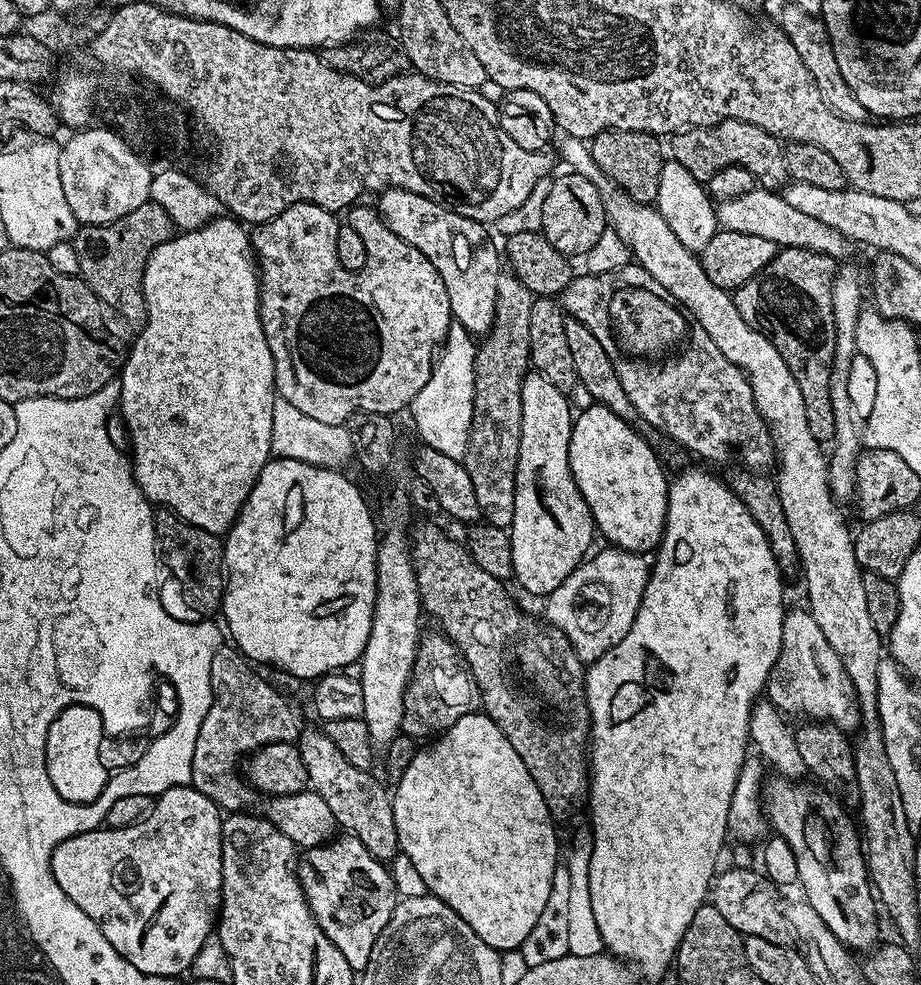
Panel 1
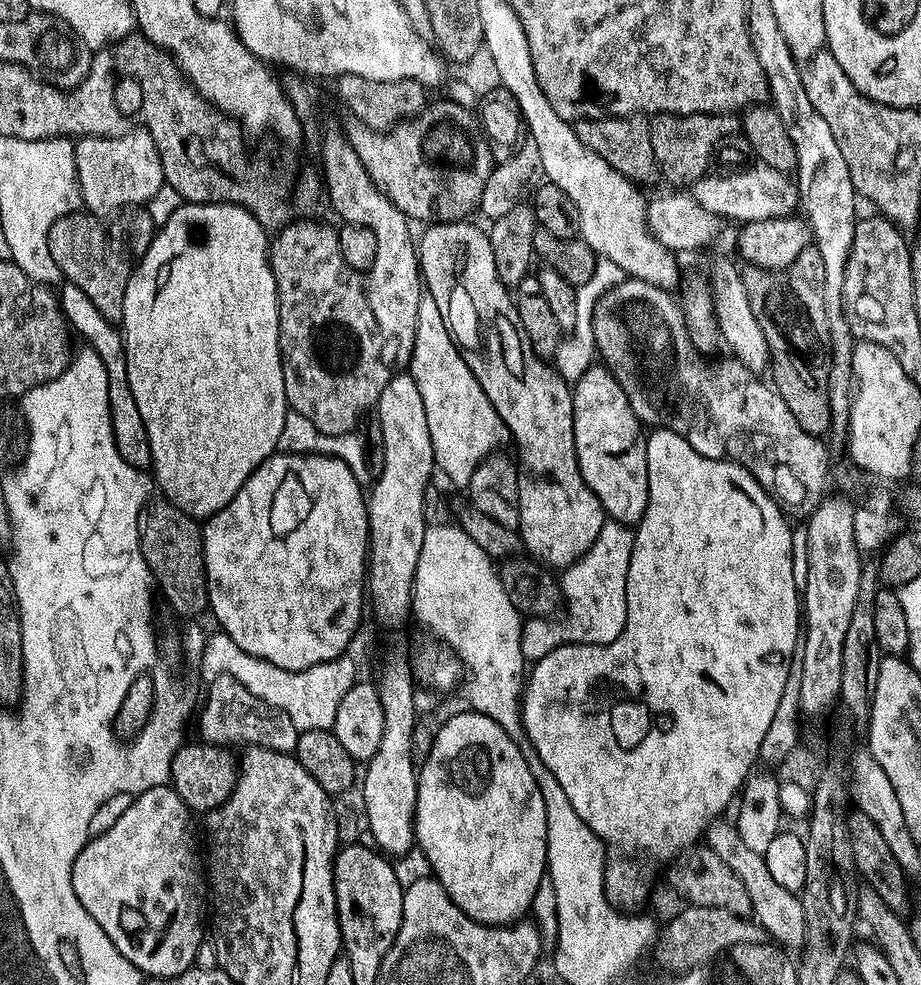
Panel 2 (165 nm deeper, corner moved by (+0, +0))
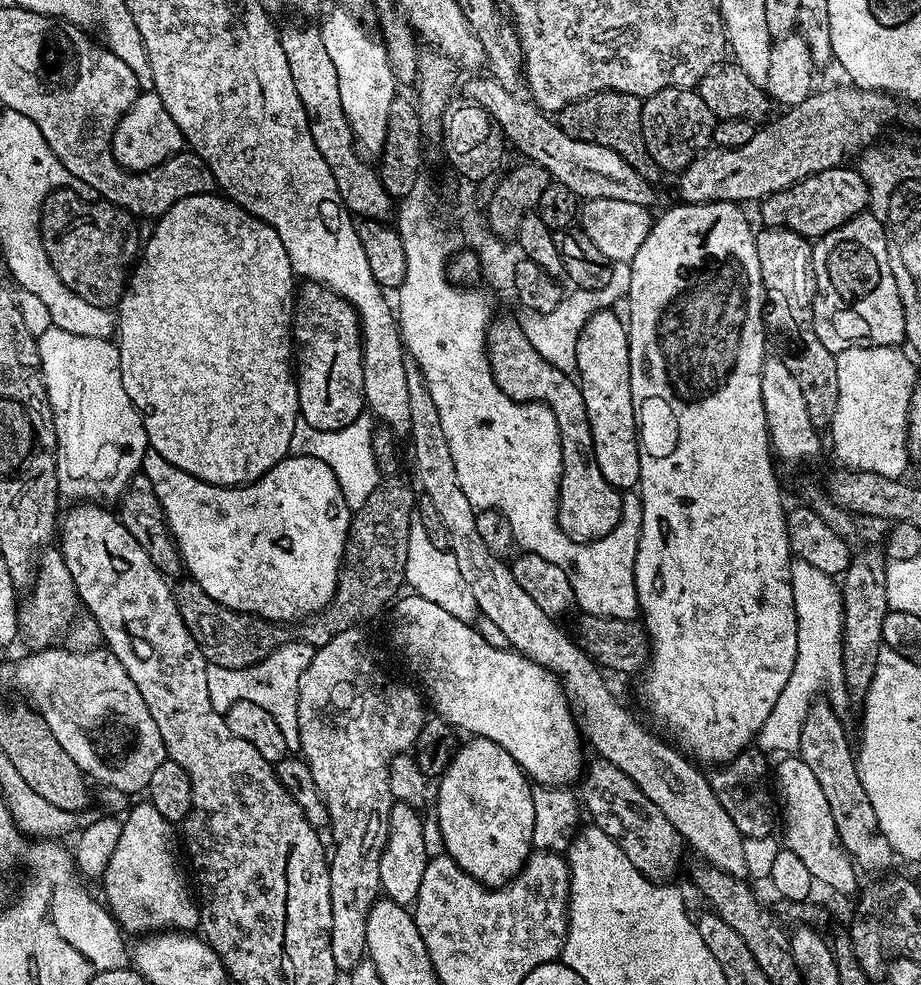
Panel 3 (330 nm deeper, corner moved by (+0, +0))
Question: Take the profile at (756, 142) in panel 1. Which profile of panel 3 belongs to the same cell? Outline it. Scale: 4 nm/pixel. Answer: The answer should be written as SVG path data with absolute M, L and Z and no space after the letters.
M667 88L641 103L641 128L647 153L663 173L678 174L712 144L718 119L695 89Z

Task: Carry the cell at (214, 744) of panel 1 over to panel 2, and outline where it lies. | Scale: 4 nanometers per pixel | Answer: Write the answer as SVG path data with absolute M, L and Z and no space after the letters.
M226 675L211 677L208 688L208 697L204 700L204 709L199 709L200 732L209 744L221 746L255 746L257 748L269 748L275 752L295 753L296 743L300 732L290 722L290 718L282 710L262 702L242 682Z

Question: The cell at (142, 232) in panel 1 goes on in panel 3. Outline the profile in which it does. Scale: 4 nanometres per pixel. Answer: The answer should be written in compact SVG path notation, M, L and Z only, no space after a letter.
M60 186L49 192L48 197L44 199L44 209L40 211L40 237L44 243L44 253L48 256L50 263L53 264L58 278L60 278L74 294L78 294L78 297L84 300L85 305L91 306L91 304L93 304L96 308L115 309L117 305L119 305L120 299L124 296L125 287L130 279L130 269L137 263L138 253L142 248L142 241L136 229L137 221L131 212L125 212L123 208L117 208L115 204L109 204L107 202L95 202L96 204L91 204L88 200L79 200L70 189L64 187L65 186Z

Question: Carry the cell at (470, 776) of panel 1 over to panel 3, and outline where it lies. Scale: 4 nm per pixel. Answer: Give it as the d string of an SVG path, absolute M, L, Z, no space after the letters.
M479 738L469 739L469 744L461 743L457 747L456 753L452 755L452 760L448 763L448 768L444 771L443 776L439 777L437 786L434 788L434 804L436 800L436 824L440 827L440 840L444 843L443 851L451 860L458 862L458 866L462 866L462 870L466 870L466 874L470 874L479 884L484 884L488 888L503 888L515 878L524 868L524 863L528 861L528 857L532 855L534 849L532 845L532 835L534 834L534 805L532 799L532 787L524 771L518 766L518 762L514 762L514 758L510 758L510 754L506 754L506 750L502 750L502 746L498 746L489 740Z

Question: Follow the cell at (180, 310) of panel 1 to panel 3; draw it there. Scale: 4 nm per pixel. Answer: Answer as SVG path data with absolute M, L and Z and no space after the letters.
M205 194L182 198L170 210L156 220L153 236L143 245L138 263L131 269L130 279L120 299L120 369L122 386L130 394L130 402L144 417L144 429L148 435L148 447L162 454L170 466L186 470L194 478L223 488L252 484L259 476L269 472L279 460L290 453L290 438L300 416L300 403L294 375L294 345L292 342L292 309L294 307L294 273L292 263L282 246L282 238L266 222L251 216L239 204L220 194Z

